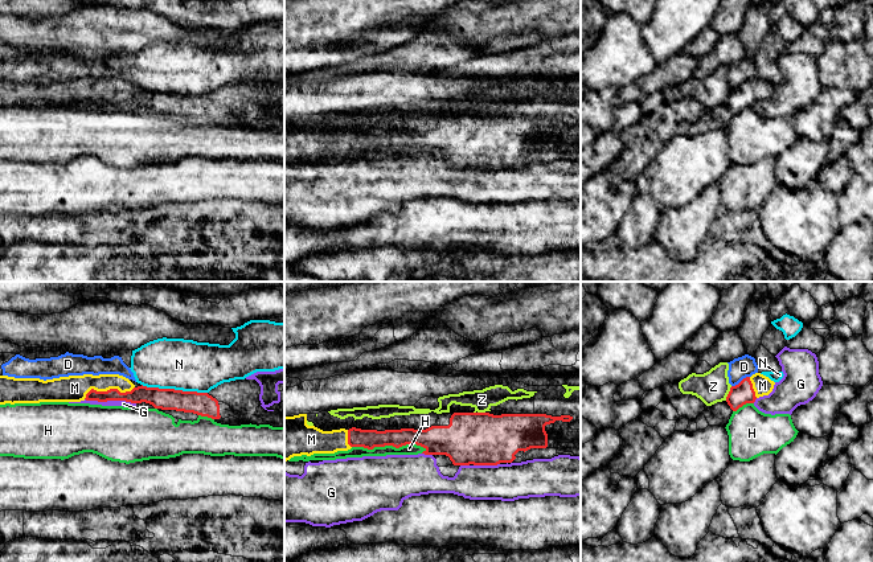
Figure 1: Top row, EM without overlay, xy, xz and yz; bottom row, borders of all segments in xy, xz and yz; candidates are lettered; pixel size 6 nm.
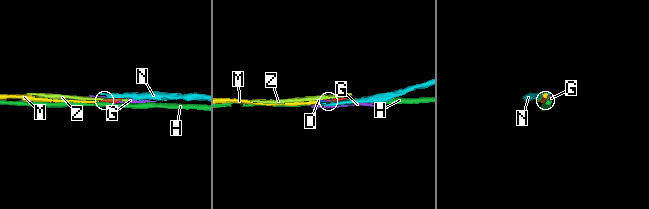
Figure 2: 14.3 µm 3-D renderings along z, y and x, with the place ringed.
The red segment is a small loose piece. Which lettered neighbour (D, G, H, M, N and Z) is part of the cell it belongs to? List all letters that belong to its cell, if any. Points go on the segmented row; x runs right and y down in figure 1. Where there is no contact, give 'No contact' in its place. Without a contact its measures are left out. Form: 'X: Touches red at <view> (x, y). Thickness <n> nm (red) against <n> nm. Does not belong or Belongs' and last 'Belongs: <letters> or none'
D: Touches red at yz (741, 381). Thickness 130 nm (red) against 130 nm. Does not belong
G: Touches red at xy (110, 400). Thickness 100 nm (red) against 40 nm. Does not belong
H: Touches red at xz (389, 444). Thickness 120 nm (red) against 60 nm. Does not belong
M: Touches red at xy (107, 390). Thickness 100 nm (red) against 160 nm. Belongs
N: Touches red at xy (173, 389). Thickness 140 nm (red) against 320 nm. Does not belong
Z: Touches red at yz (729, 393). Thickness 130 nm (red) against 200 nm. Does not belong
Belongs: M

